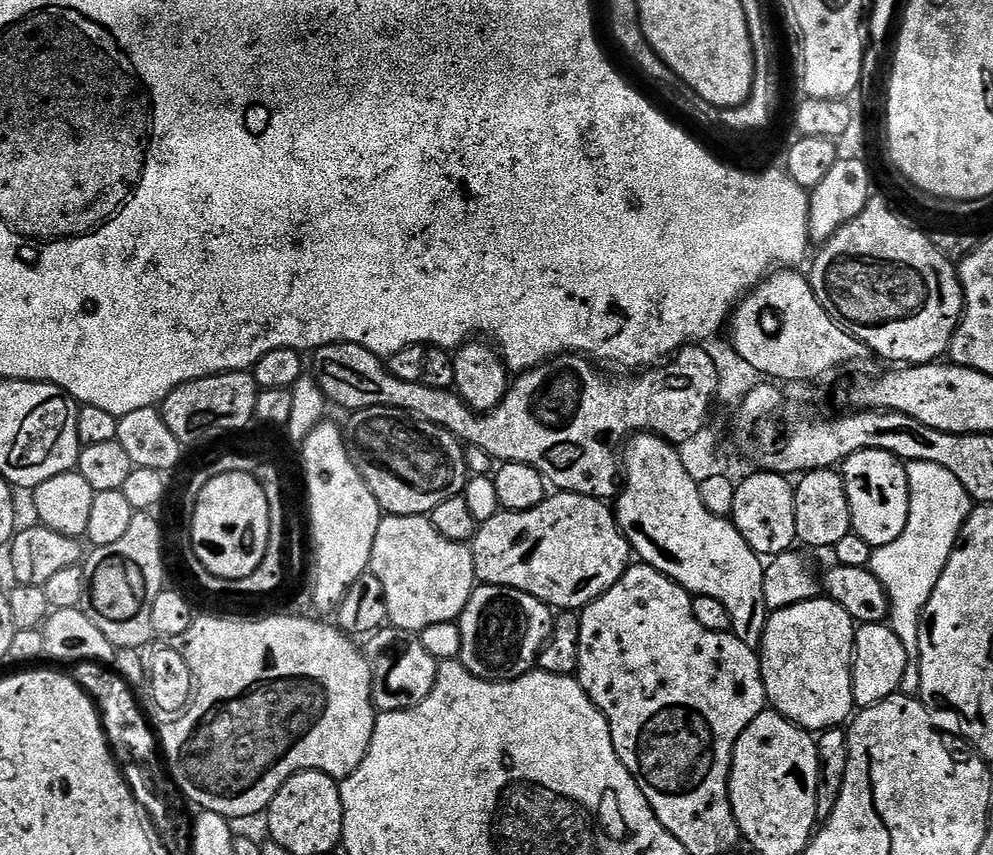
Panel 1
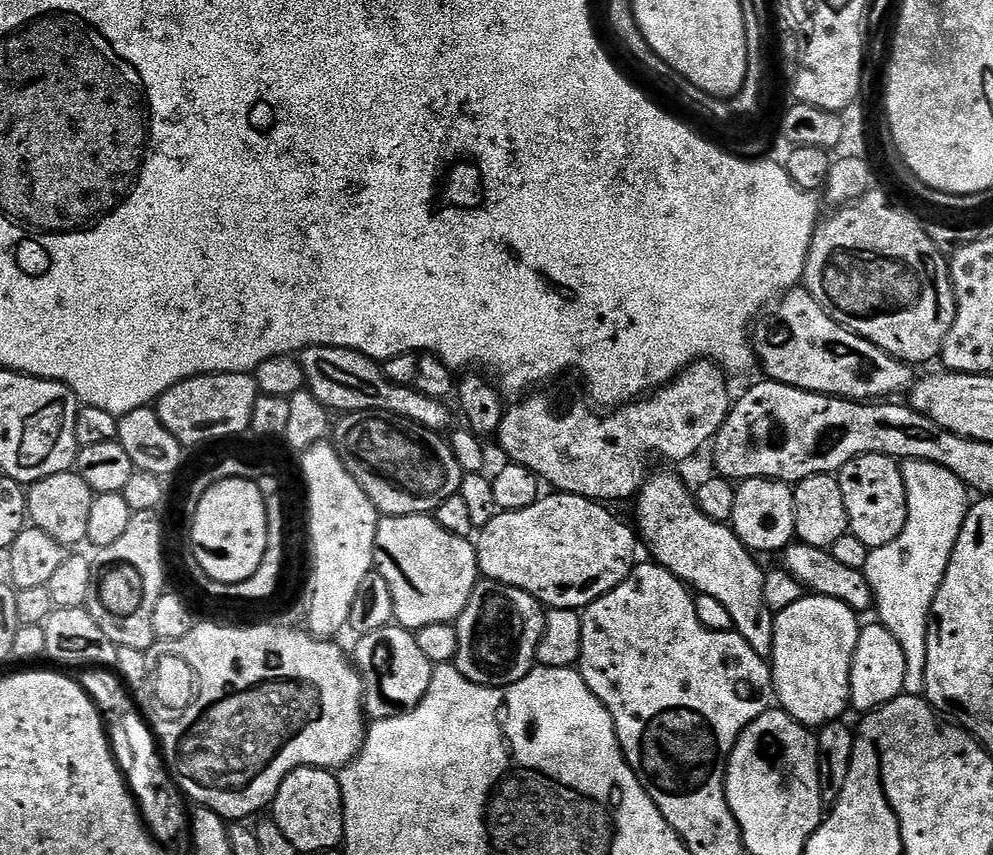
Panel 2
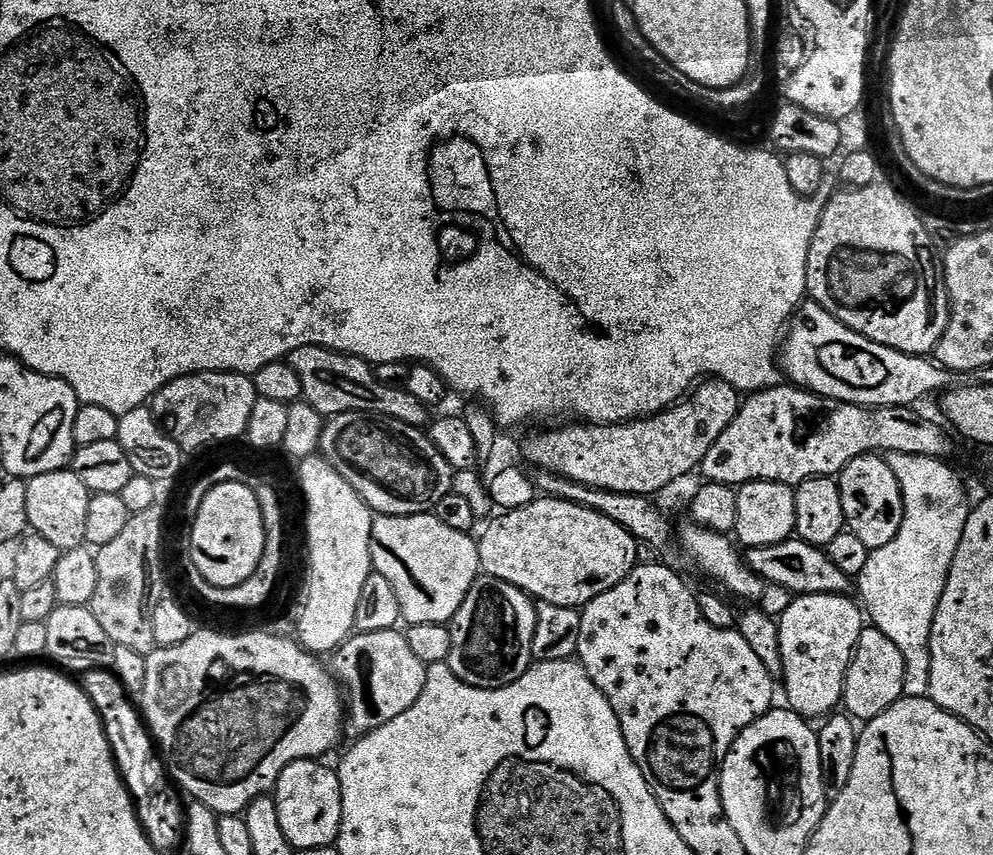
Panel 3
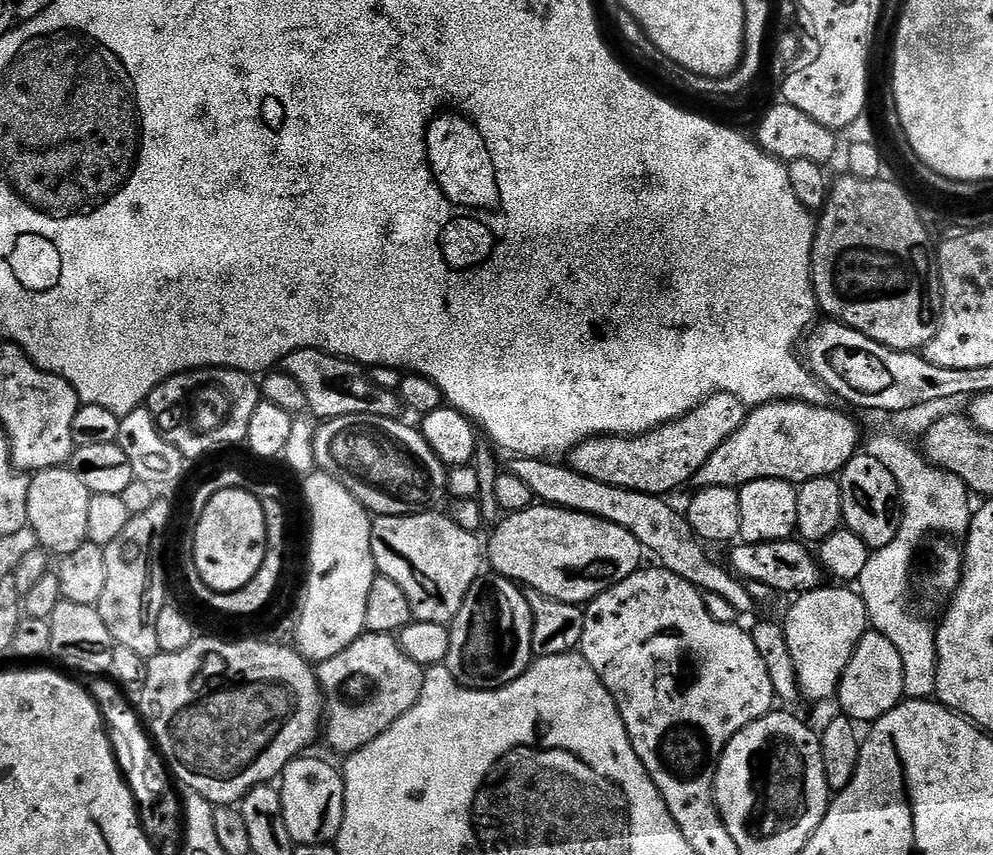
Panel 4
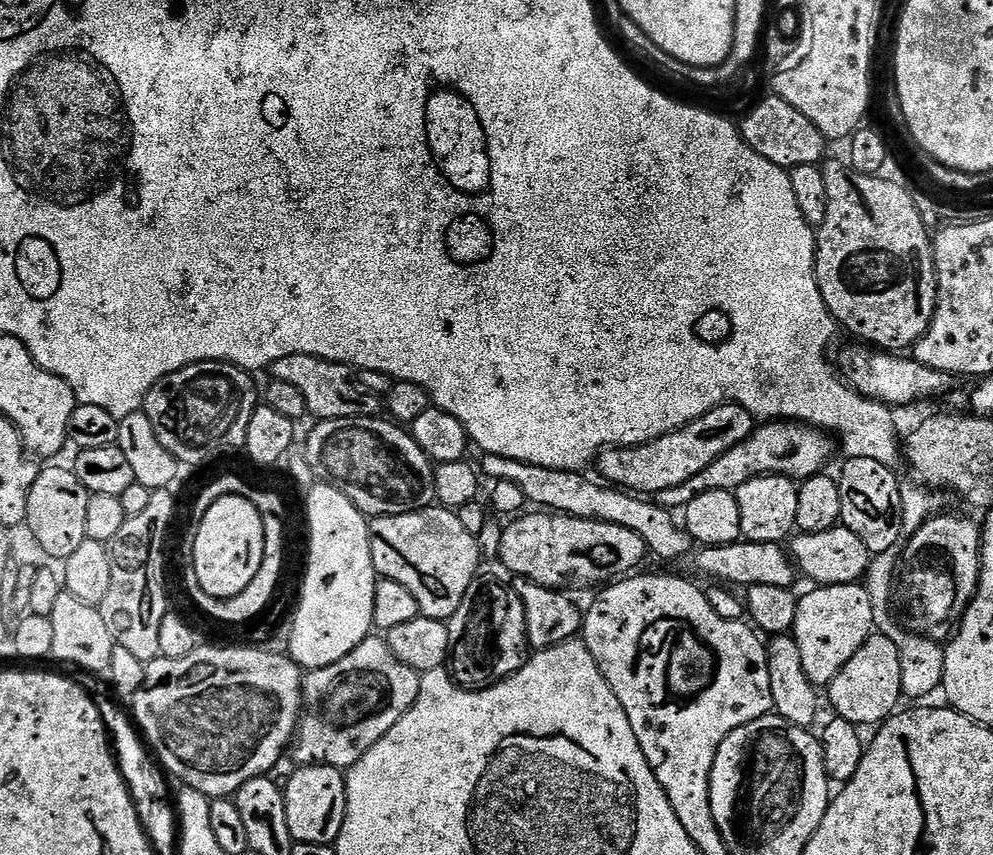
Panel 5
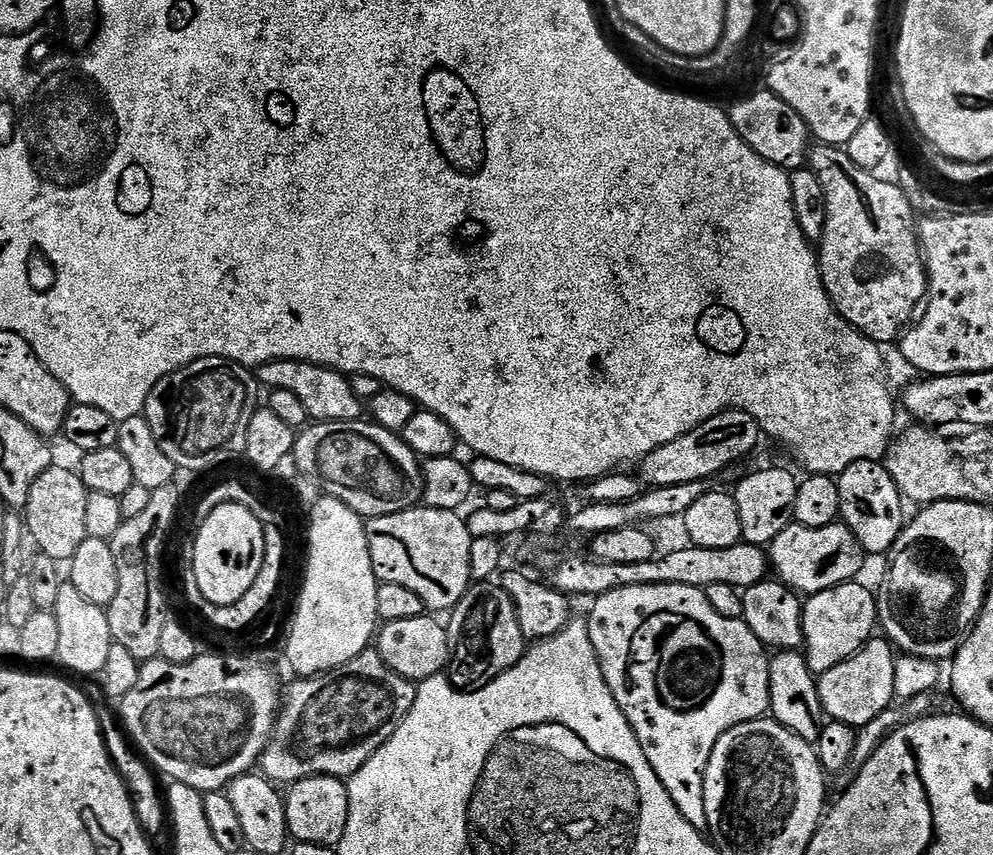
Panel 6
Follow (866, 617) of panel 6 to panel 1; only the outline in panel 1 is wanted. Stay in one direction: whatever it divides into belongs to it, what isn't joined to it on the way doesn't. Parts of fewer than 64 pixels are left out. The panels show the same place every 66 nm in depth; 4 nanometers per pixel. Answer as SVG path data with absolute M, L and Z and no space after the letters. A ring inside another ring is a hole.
M827 598L806 600L773 611L766 622L766 630L758 649L768 704L805 732L819 734L827 732L829 728L847 725L854 716L852 655L856 649L856 629L852 616L846 614L842 606Z

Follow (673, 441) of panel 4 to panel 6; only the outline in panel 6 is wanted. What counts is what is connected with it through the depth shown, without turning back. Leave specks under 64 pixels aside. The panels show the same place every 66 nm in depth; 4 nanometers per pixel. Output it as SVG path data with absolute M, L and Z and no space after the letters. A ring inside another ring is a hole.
M719 412L714 418L690 430L690 434L674 438L674 442L666 442L666 446L658 446L658 450L644 457L638 464L638 476L645 485L653 488L682 486L686 482L699 480L711 481L712 476L726 471L731 464L746 459L759 446L760 440L762 433L758 422L750 418L748 412Z

